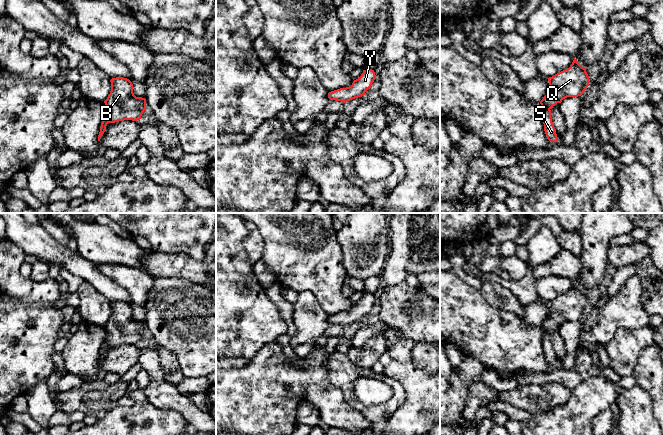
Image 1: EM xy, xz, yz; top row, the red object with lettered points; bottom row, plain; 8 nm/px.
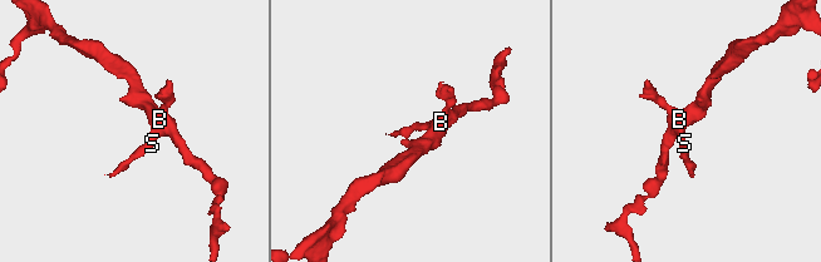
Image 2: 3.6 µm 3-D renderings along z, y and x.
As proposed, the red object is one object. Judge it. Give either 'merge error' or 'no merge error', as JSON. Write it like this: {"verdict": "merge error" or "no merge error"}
{"verdict": "no merge error"}

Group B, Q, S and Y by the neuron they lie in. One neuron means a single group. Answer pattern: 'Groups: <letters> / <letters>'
Groups: B Q S Y

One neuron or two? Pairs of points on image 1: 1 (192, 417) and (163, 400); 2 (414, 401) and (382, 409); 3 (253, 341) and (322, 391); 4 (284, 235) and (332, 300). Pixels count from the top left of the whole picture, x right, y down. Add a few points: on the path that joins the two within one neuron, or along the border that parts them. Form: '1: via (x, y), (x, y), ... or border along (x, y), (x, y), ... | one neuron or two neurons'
1: via (185, 410), (176, 401), (170, 400) | one neuron
2: border along (399, 381), (405, 392), (405, 401), (386, 422) | two neurons
3: border along (275, 341), (265, 343), (250, 359) | two neurons
4: via (300, 251), (324, 275), (326, 284) | one neuron

